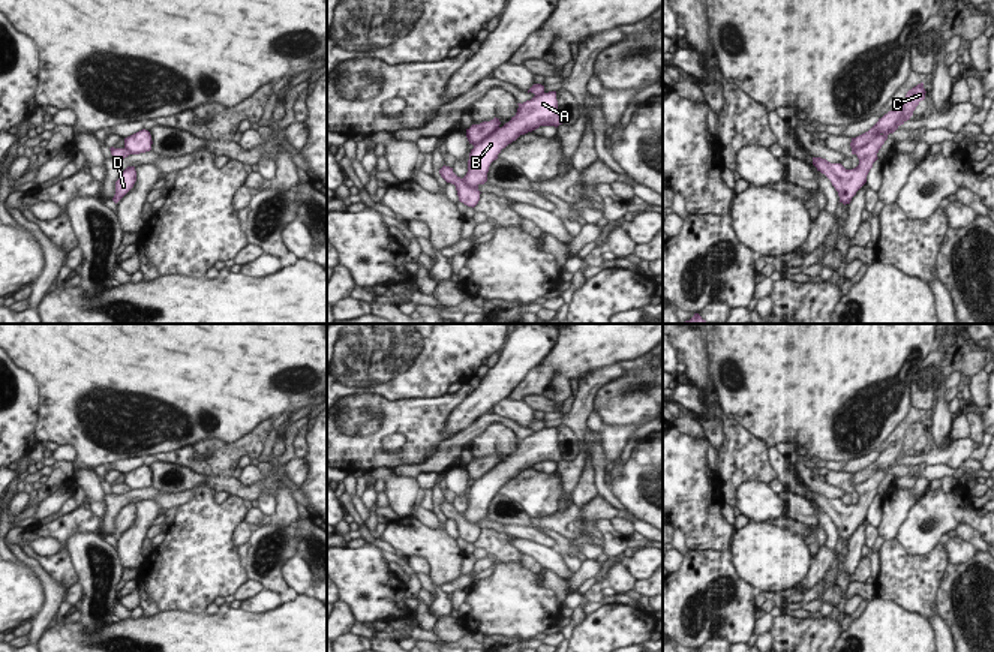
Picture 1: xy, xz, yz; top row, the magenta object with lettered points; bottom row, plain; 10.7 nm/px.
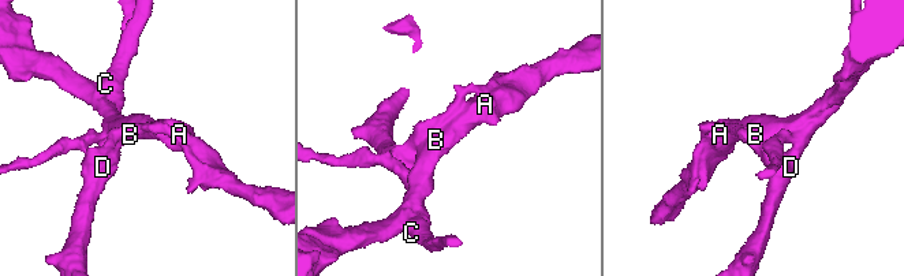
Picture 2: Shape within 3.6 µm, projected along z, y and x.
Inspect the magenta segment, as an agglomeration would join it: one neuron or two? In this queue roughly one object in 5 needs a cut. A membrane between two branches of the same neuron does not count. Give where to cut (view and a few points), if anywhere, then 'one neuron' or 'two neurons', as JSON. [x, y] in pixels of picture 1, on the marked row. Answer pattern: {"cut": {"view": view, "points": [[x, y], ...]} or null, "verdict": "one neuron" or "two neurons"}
{"cut": {"view": "yz", "points": [[903, 107], [898, 119], [883, 134]]}, "verdict": "two neurons"}

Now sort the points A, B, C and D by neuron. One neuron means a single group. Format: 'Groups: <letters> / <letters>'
Groups: A B / C D.

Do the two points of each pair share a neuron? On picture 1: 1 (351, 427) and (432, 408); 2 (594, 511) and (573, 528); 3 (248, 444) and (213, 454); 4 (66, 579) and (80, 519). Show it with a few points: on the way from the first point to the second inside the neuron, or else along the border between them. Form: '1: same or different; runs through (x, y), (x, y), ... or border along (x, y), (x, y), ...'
1: same; runs through (371, 417), (413, 417)
2: same; runs through (588, 514), (580, 516), (574, 522)
3: same; runs through (239, 448), (222, 454)
4: same; runs through (63, 564), (65, 534)

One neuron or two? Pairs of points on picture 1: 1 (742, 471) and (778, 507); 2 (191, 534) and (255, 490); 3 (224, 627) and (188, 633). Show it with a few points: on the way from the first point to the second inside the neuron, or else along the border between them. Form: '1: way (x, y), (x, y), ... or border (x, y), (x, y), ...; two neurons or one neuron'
1: border (766, 483), (744, 481), (736, 490), (735, 505); two neurons
2: border (230, 495), (237, 495), (243, 501); two neurons
3: way (215, 633), (197, 633); one neuron

